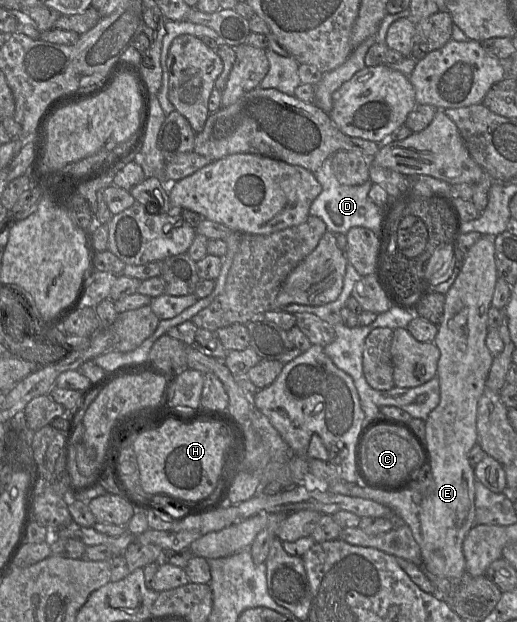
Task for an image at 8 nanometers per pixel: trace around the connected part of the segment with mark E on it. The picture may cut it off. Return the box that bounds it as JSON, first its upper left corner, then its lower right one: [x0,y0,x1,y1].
[327,235,498,579]

